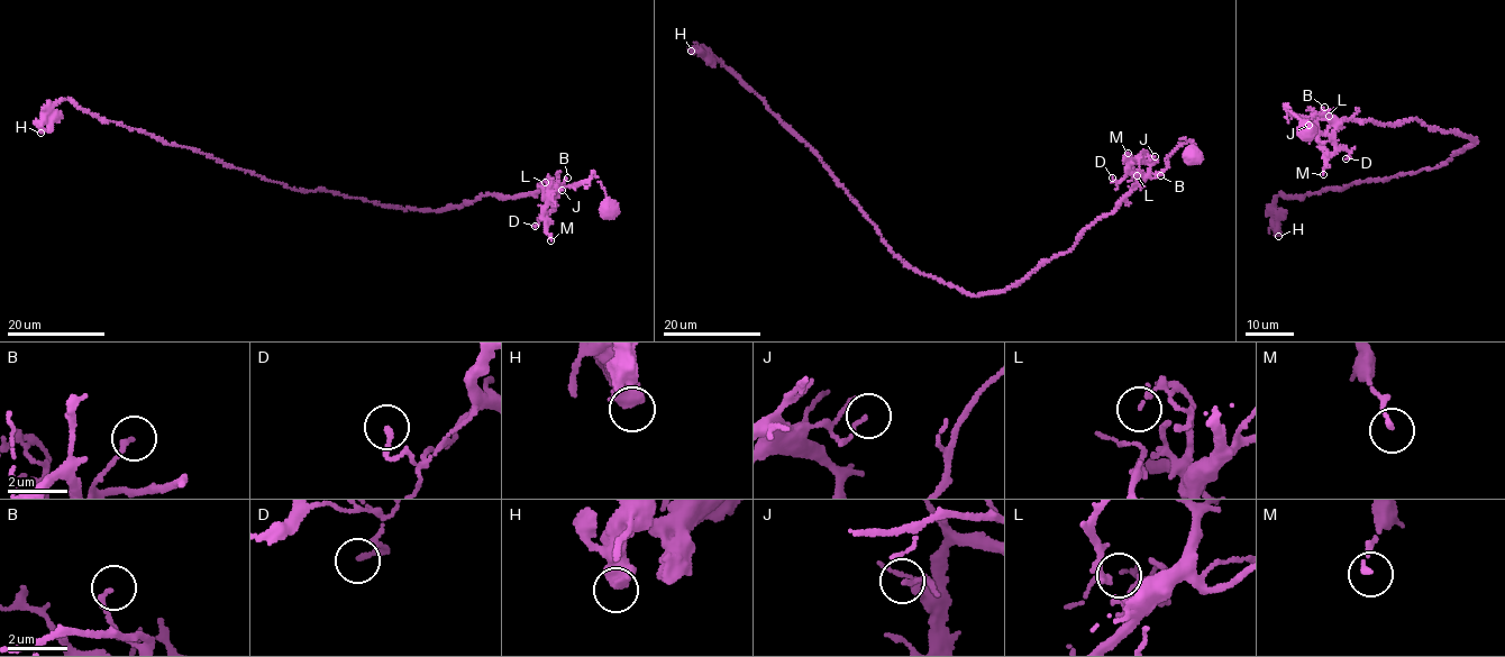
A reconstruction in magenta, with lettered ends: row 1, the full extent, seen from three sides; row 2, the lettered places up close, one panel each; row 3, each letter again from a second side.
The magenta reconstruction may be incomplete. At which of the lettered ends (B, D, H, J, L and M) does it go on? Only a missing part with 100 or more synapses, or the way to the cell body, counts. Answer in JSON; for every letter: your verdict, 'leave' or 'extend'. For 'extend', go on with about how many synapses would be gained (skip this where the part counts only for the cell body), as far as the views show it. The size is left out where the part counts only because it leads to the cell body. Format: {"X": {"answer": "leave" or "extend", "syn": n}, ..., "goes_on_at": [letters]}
{"B": {"answer": "leave"}, "D": {"answer": "leave"}, "H": {"answer": "leave"}, "J": {"answer": "leave"}, "L": {"answer": "leave"}, "M": {"answer": "leave"}, "goes_on_at": []}

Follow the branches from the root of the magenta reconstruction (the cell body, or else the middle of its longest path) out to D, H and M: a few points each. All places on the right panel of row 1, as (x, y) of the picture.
D: (1307, 133), (1312, 128), (1286, 105), (1293, 115), (1329, 115), (1335, 126), (1337, 144), (1350, 152), (1346, 158)
H: (1307, 133), (1286, 105), (1338, 120), (1413, 119), (1477, 142), (1429, 169), (1280, 194), (1278, 236)
M: (1307, 133), (1312, 128), (1286, 105), (1293, 115), (1329, 115), (1335, 126), (1334, 154), (1323, 174)

